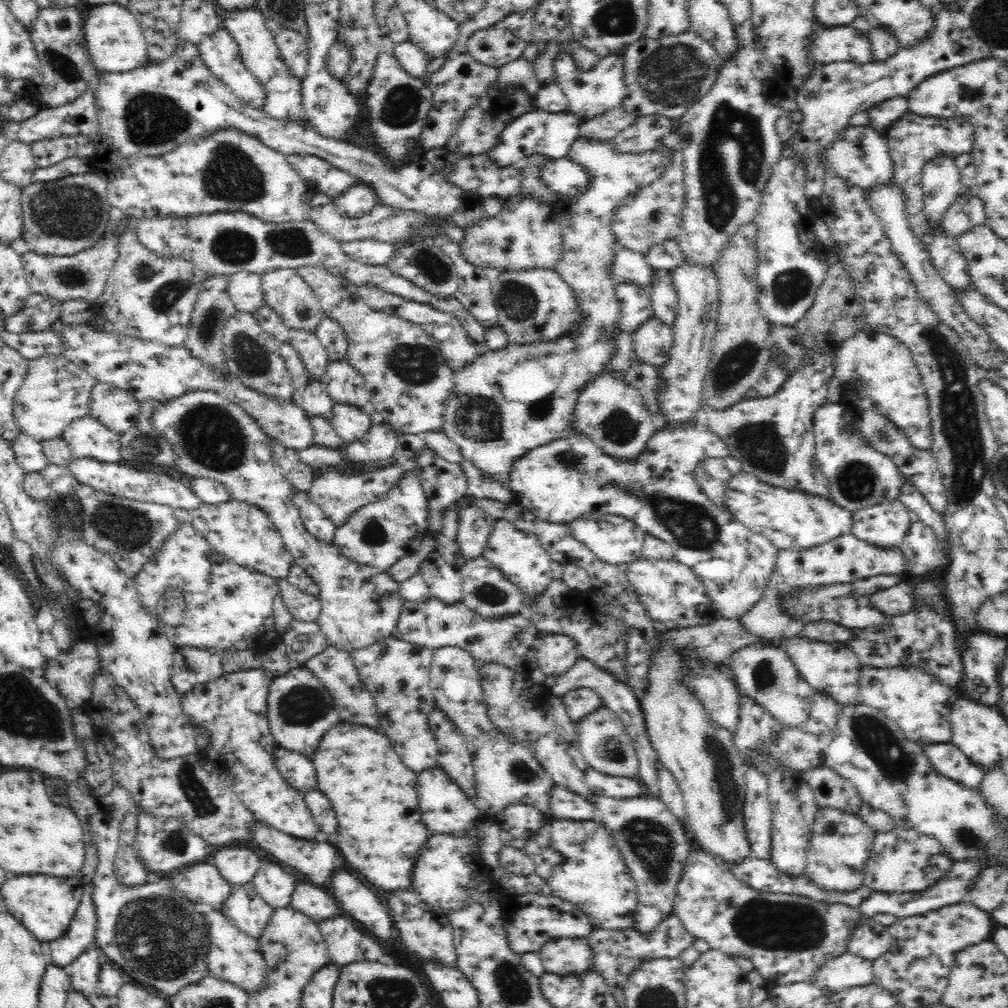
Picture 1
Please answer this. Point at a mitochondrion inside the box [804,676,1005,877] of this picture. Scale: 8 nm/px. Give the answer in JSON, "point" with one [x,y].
{"point":[874,736]}

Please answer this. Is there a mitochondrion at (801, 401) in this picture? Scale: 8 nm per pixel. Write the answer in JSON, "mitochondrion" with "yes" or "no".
{"mitochondrion":"no"}

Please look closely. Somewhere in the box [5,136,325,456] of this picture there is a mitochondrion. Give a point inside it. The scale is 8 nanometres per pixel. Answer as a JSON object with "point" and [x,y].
{"point":[69,211]}

